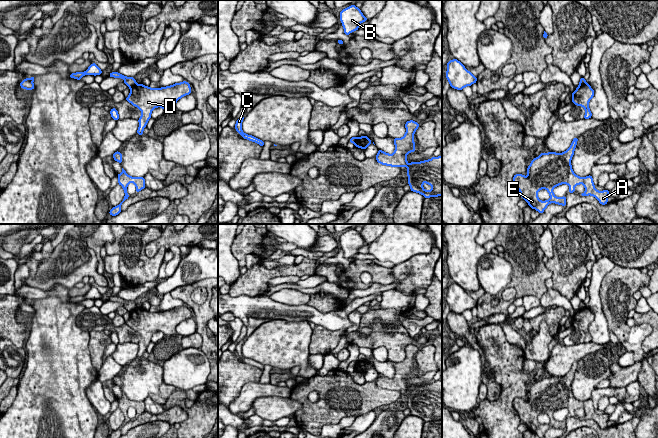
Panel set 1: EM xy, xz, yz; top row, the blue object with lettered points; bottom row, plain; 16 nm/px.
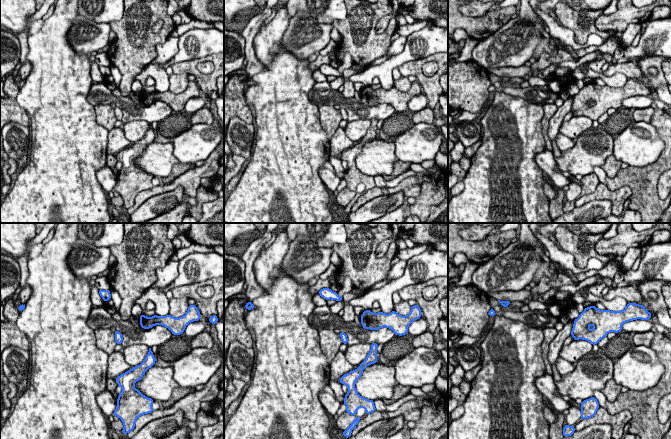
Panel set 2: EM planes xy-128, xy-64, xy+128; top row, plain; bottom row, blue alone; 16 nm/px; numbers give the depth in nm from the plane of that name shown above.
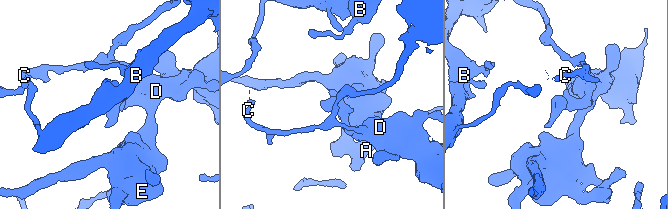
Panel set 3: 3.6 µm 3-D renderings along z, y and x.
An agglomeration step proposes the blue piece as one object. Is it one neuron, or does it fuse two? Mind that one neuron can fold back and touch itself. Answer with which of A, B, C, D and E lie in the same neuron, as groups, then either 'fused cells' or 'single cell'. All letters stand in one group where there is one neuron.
A D E / B C | fused cells

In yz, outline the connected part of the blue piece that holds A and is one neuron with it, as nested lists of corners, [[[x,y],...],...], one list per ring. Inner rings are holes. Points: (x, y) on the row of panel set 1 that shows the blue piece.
[[[575,137],[570,147],[563,153],[548,152],[541,153],[537,158],[532,159],[527,168],[527,176],[515,174],[513,184],[519,190],[521,198],[528,205],[542,214],[550,203],[566,206],[566,196],[556,197],[553,189],[562,184],[569,186],[569,193],[575,192],[575,187],[583,184],[585,192],[582,196],[594,196],[601,205],[608,203],[610,190],[598,191],[595,189],[592,175],[586,177],[577,176],[571,165],[571,159],[577,145],[578,138]],[[541,189],[546,189],[550,195],[549,200],[541,201],[537,194]]]

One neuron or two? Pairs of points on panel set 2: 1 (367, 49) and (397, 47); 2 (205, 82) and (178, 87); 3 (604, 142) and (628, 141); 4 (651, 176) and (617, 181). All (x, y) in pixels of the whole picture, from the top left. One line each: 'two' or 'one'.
1: two
2: two
3: two
4: one

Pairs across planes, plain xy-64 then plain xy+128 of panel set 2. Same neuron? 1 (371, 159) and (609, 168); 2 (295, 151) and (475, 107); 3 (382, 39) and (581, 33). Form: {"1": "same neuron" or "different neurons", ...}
{"1": "different neurons", "2": "different neurons", "3": "same neuron"}

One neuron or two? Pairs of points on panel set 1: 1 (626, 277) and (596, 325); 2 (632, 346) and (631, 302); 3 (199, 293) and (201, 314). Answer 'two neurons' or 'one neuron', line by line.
1: two neurons
2: one neuron
3: two neurons

